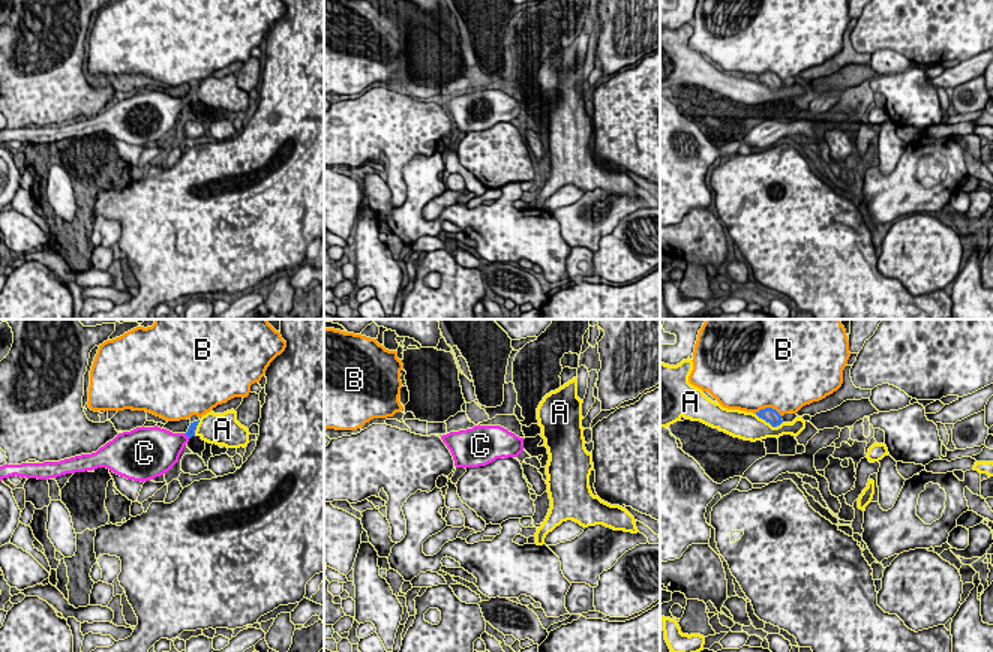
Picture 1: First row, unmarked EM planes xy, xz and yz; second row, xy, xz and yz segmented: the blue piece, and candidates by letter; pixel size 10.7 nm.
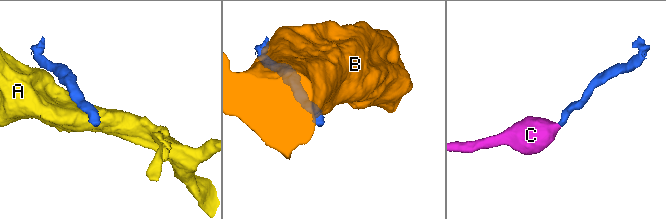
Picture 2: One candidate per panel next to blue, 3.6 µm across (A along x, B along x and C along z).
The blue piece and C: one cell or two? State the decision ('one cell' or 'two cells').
one cell

